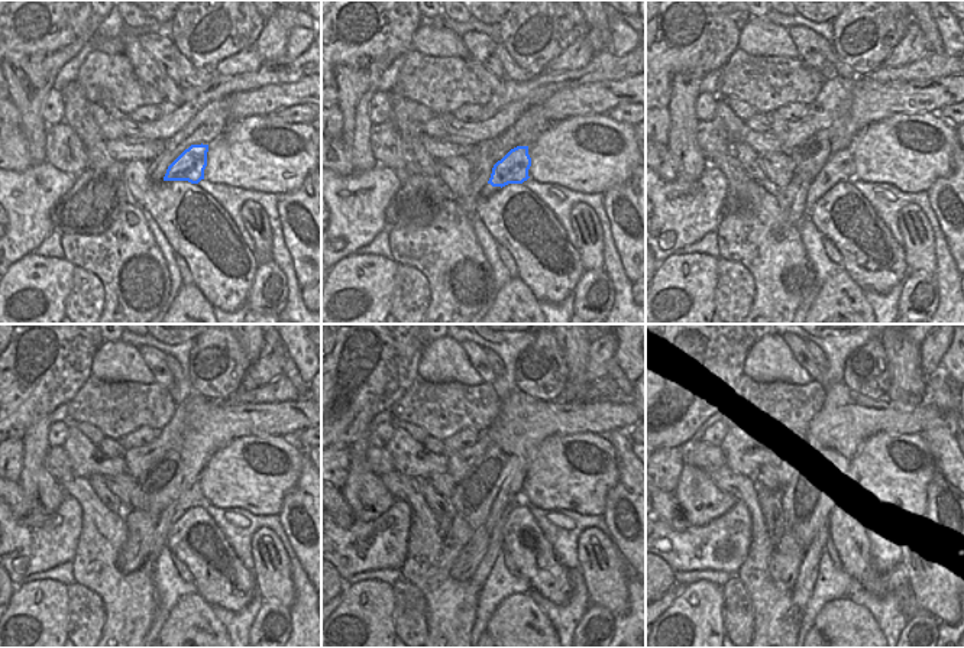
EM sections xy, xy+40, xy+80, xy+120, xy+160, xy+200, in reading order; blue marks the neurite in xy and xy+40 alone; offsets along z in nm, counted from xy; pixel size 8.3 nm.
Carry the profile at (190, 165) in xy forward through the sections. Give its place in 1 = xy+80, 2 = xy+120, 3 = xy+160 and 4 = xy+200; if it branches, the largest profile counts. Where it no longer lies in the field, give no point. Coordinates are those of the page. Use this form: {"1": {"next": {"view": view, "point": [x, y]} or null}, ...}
{"1": {"next": {"view": "xy+80", "point": [840, 167]}}, "2": {"next": {"view": "xy+120", "point": [191, 496]}}, "3": {"next": {"view": "xy+160", "point": [495, 524]}}, "4": {"next": {"view": "xy+200", "point": [804, 585]}}}

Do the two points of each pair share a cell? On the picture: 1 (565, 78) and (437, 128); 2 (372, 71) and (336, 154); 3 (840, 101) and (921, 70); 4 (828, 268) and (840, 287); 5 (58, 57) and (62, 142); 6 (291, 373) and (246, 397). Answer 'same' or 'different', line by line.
1: different
2: different
3: same
4: different
5: different
6: different

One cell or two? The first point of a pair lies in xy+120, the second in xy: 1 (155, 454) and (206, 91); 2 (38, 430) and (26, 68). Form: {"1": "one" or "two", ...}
{"1": "one", "2": "one"}

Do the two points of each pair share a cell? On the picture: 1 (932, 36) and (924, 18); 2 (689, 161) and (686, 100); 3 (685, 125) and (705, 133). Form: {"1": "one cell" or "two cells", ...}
{"1": "one cell", "2": "one cell", "3": "two cells"}

